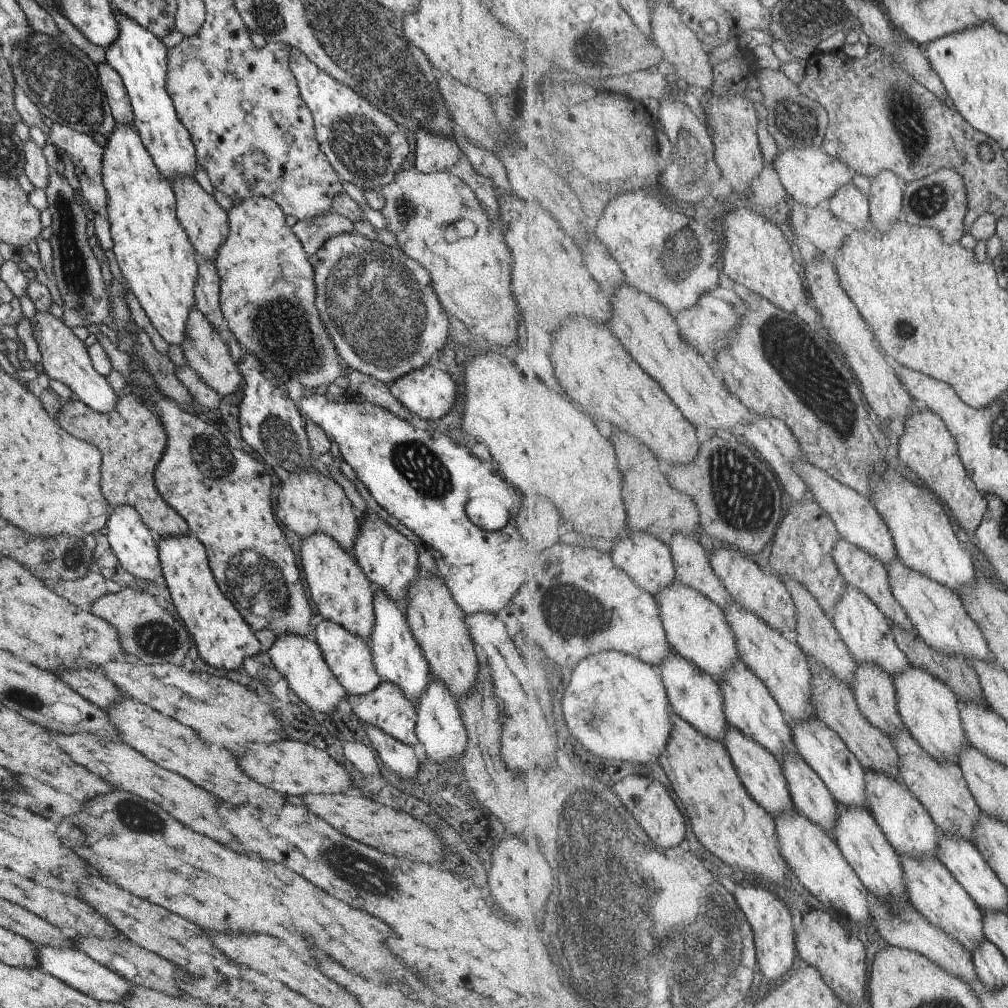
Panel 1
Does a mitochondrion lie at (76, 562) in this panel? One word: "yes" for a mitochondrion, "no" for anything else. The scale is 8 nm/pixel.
yes

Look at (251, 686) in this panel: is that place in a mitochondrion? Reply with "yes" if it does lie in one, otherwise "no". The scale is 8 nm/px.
no

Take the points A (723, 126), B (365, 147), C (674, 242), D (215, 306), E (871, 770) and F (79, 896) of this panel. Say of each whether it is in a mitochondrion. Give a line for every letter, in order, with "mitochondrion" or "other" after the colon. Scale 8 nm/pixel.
A: other
B: mitochondrion
C: mitochondrion
D: other
E: other
F: other

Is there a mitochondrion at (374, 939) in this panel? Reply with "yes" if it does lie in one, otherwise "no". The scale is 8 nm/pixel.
no

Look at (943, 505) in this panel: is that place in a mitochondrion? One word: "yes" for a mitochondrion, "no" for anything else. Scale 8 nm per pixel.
no

